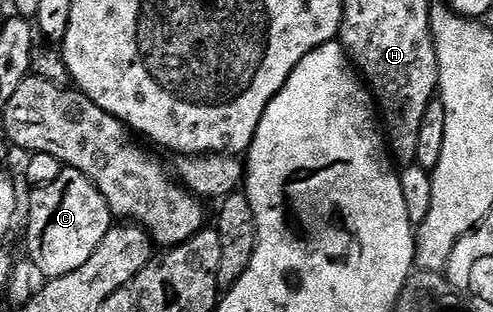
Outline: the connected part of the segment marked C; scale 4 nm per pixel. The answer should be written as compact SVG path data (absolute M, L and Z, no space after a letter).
M64 167L56 180L39 184L32 192L35 193L31 196L31 213L27 216L27 252L31 255L28 256L30 263L35 264L45 278L64 276L77 270L77 266L85 266L85 262L89 262L89 254L101 246L101 238L105 238L107 231L113 227L109 206L95 183L77 169Z

